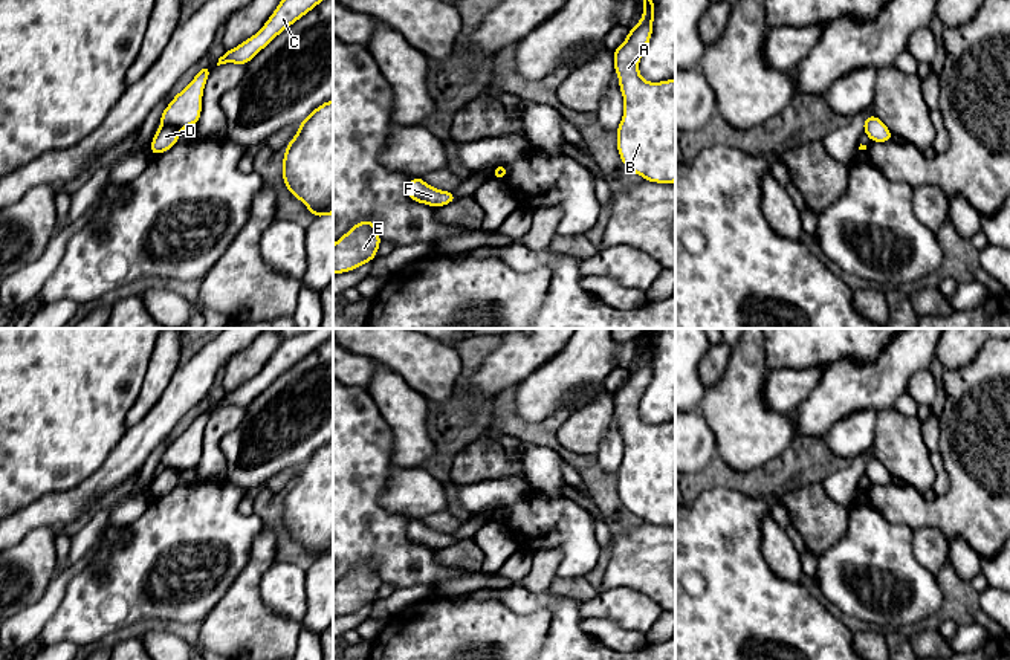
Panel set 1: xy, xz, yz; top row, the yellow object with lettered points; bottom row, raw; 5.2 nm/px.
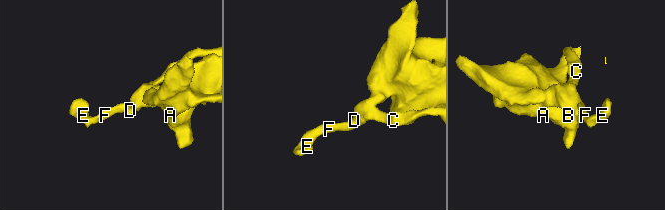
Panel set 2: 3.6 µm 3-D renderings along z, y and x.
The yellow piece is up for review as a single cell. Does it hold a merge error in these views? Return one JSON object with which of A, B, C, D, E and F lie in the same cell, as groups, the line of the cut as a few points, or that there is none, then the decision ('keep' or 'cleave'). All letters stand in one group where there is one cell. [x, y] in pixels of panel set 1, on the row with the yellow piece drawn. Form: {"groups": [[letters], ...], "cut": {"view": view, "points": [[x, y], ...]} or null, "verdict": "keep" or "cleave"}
{"groups": [["A", "B", "C", "D", "E", "F"]], "cut": null, "verdict": "keep"}

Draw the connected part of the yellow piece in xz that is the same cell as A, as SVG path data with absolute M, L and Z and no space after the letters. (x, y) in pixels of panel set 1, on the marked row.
M643 0L640 21L613 50L623 95L623 118L616 130L617 151L626 170L648 182L675 182L675 78L645 81L639 61L652 35L656 6Z

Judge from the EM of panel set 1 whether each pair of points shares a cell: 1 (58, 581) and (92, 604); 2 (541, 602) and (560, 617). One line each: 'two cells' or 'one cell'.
1: two cells
2: one cell

